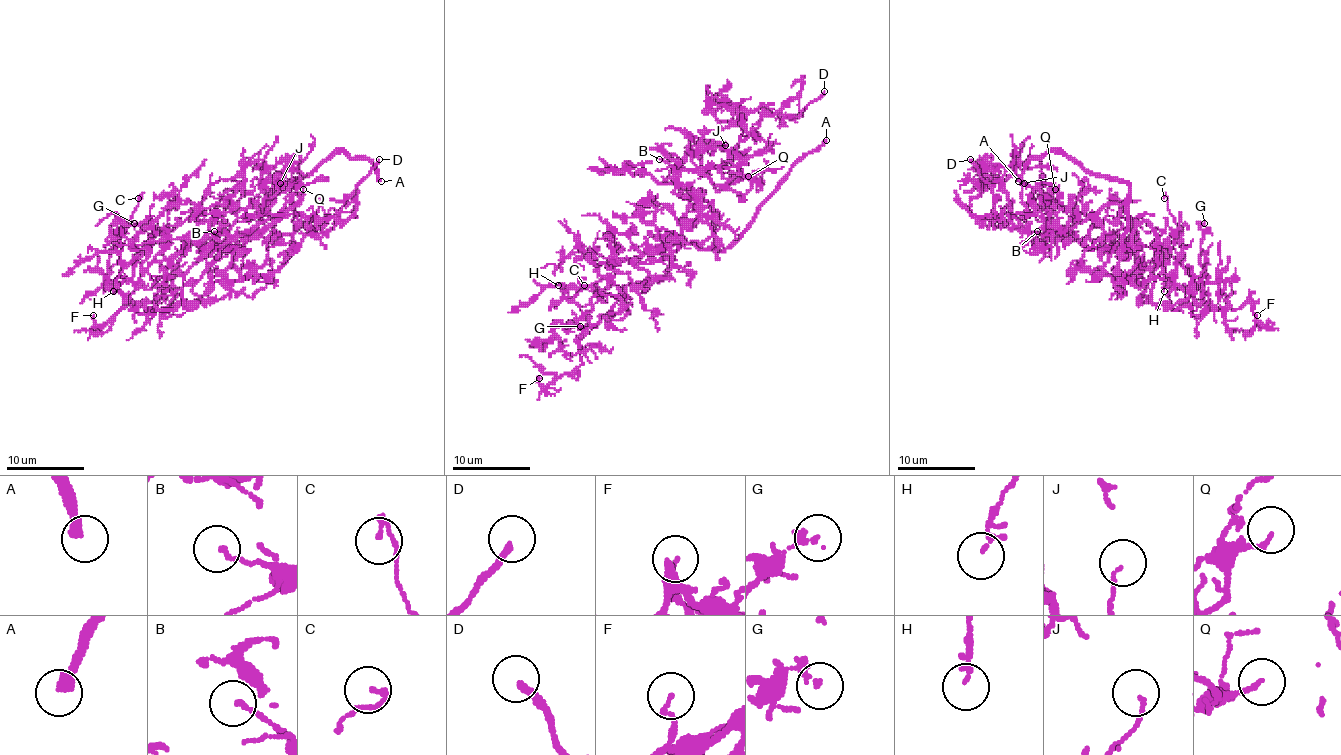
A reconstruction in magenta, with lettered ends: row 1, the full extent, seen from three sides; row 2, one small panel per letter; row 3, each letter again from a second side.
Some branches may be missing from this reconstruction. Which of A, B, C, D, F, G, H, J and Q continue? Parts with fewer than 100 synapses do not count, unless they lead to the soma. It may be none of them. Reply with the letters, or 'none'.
A

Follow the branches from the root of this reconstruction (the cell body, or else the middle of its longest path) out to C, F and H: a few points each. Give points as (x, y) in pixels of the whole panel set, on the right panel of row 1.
C: (1125, 235), (1121, 249), (1134, 245), (1136, 254), (1148, 262), (1158, 243), (1165, 262), (1179, 225), (1164, 198)
F: (1125, 235), (1121, 249), (1146, 221), (1162, 272), (1196, 303), (1239, 309), (1247, 301), (1257, 315)
H: (1125, 235), (1121, 249), (1134, 245), (1136, 254), (1146, 262), (1160, 245), (1165, 260), (1164, 291)

